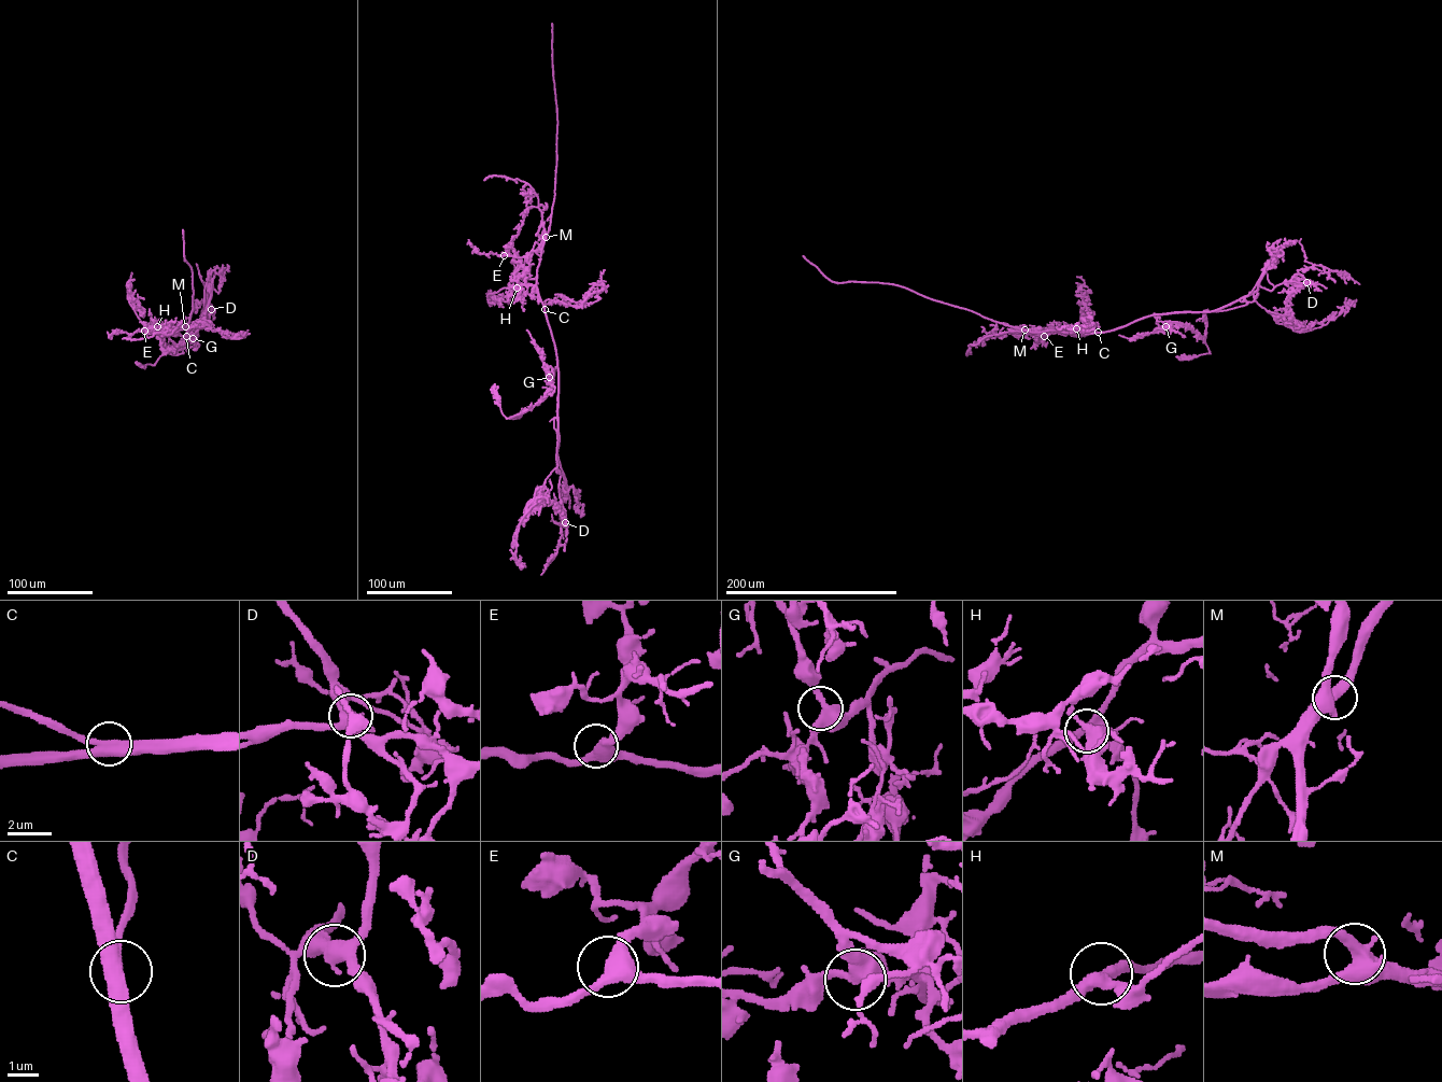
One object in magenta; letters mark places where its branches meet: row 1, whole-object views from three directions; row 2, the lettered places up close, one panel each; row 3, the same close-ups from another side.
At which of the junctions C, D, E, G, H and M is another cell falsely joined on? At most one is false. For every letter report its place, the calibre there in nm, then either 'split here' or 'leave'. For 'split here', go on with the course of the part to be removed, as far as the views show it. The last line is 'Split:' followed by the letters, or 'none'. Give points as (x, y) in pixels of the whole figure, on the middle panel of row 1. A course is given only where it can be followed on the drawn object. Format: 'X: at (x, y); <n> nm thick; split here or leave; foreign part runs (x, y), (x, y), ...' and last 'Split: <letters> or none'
C: at (545, 309); 420 nm thick; leave
D: at (565, 522); 400 nm thick; leave
E: at (504, 255); 440 nm thick; leave
G: at (549, 377); 400 nm thick; leave
H: at (517, 287); 360 nm thick; leave
M: at (546, 237); 460 nm thick; leave
Split: none

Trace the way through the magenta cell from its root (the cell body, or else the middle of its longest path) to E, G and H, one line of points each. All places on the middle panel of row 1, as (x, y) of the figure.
E: (543, 308), (536, 285), (540, 256), (533, 251), (520, 257), (504, 255)
G: (543, 308), (557, 363), (554, 375), (549, 377)
H: (543, 308), (535, 285), (519, 284), (517, 287)

